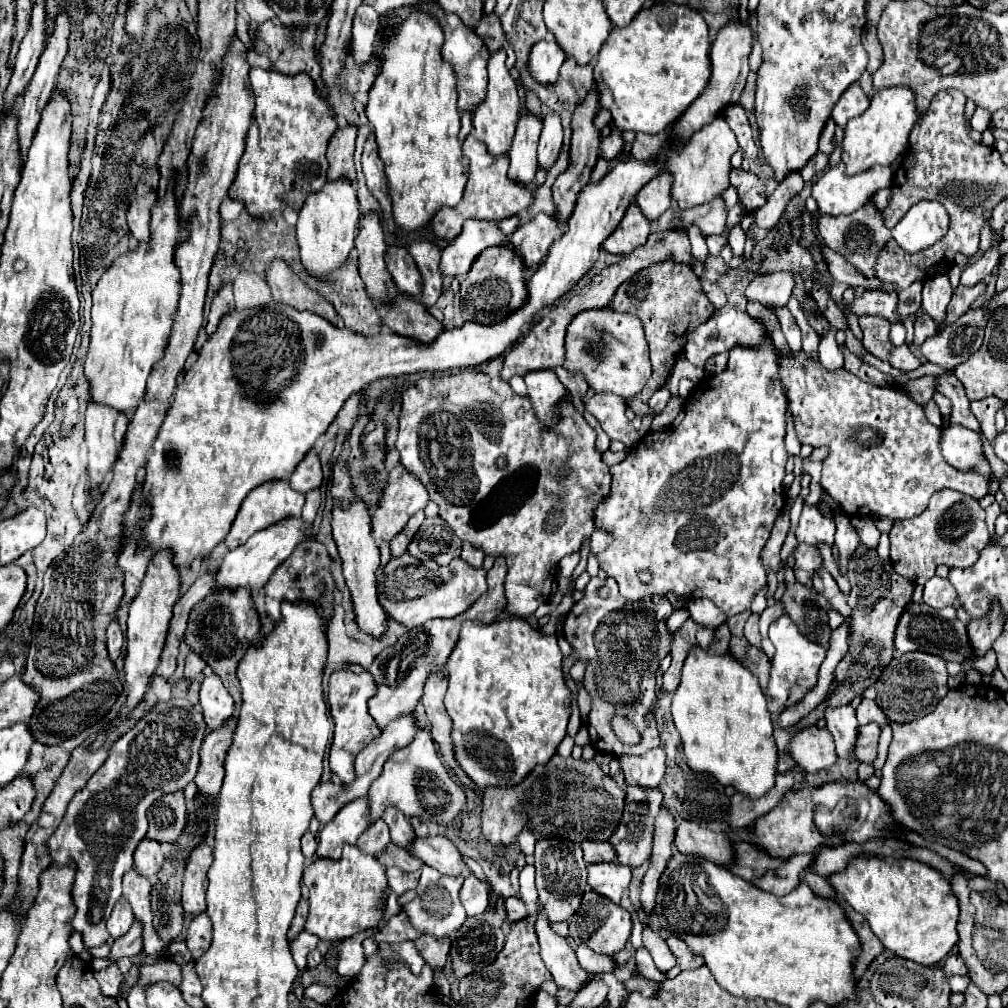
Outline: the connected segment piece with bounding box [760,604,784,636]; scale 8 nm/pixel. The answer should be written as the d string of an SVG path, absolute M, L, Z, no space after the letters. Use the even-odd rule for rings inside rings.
M774 604L774 606L768 606L762 614L760 614L760 634L762 636L768 636L768 626L772 620L780 618L784 614L784 608L780 604Z

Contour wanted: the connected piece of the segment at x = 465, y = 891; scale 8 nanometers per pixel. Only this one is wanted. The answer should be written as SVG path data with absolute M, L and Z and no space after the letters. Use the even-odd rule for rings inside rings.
M474 874L464 880L464 886L460 890L460 900L468 912L468 916L482 914L490 906L490 894L488 894L488 882L478 880Z

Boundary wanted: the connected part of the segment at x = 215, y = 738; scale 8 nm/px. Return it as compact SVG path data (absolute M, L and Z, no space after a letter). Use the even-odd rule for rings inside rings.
M234 714L234 718L226 722L222 730L212 730L210 734L206 734L202 742L202 748L200 748L202 760L200 760L200 768L198 768L194 782L198 784L198 792L206 794L208 798L216 798L220 792L222 778L224 778L226 750L230 748L230 742L234 736L236 718L238 714Z

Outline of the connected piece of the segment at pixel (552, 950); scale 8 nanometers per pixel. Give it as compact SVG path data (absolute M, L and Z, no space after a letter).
M538 910L538 920L536 920L536 934L540 940L540 956L554 976L554 982L570 992L582 990L586 982L590 980L588 974L580 968L576 954L570 950L566 938L558 936L552 928L548 918Z

